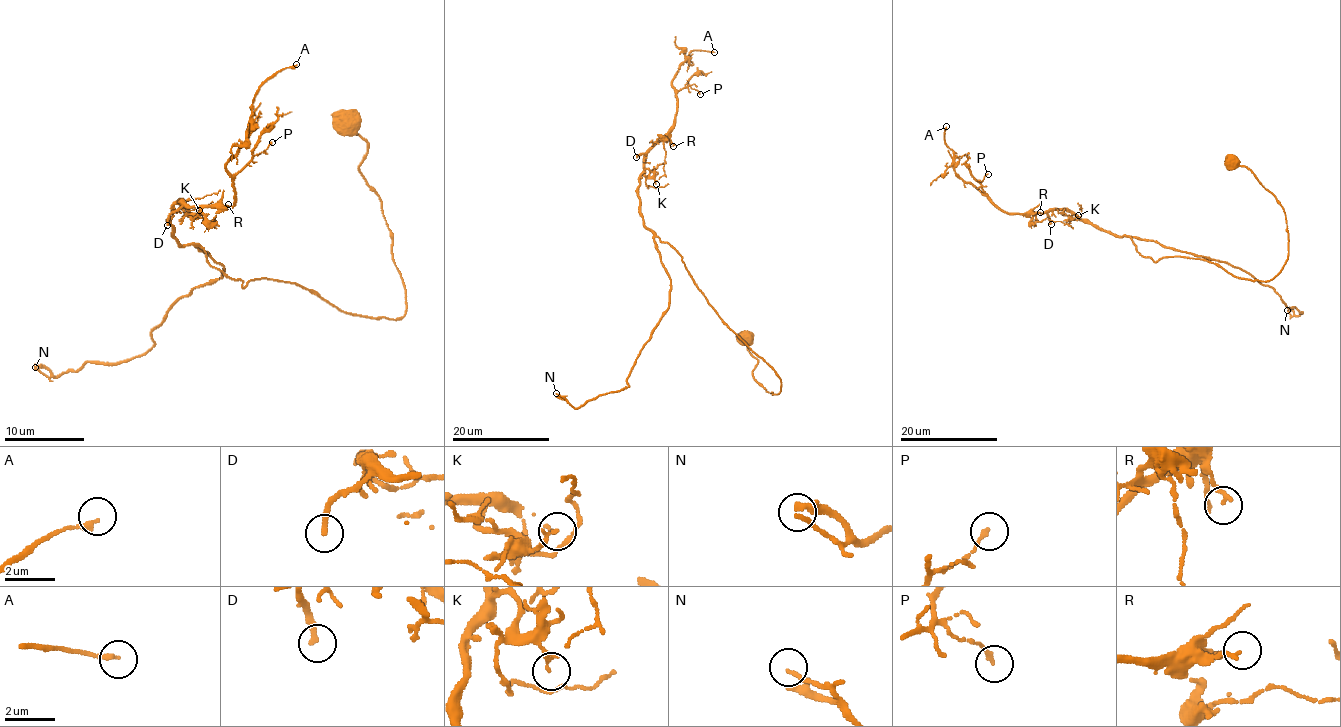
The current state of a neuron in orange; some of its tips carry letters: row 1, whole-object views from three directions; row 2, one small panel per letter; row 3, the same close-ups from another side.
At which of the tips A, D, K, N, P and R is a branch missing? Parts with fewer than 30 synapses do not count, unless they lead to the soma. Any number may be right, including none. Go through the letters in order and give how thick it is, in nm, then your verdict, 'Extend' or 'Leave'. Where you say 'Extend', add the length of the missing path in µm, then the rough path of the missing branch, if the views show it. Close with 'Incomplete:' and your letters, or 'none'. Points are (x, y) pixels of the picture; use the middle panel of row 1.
A: Thickness 200 nm. Leave
D: Thickness 240 nm. Extend. Missing length about 15 µm. Course of what is missing: (636, 157), (636, 151), (628, 139), (628, 129), (641, 120), (648, 120)
K: Thickness 160 nm. Leave
N: Thickness 150 nm. Extend. Missing length about 10 µm. Course of what is missing: (556, 393), (533, 392), (503, 381)
P: Thickness 150 nm. Leave
R: Thickness 160 nm. Leave
Incomplete: D, N

